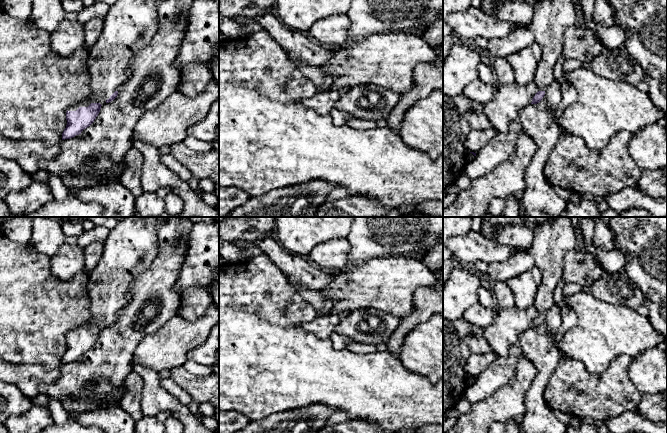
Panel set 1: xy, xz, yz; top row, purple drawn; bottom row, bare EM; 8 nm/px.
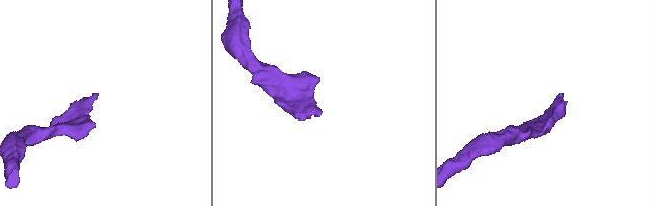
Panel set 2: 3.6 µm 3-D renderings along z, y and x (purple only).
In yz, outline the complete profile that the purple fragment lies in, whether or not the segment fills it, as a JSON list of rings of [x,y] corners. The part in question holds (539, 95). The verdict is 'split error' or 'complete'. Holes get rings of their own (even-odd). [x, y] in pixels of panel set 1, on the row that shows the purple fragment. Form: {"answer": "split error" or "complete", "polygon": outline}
{"answer": "split error", "polygon": [[[538,0],[533,4],[533,17],[528,28],[542,49],[542,59],[534,80],[538,92],[531,104],[539,103],[554,81],[554,66],[563,51],[565,30],[577,20],[572,0]]]}

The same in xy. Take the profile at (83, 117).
{"answer": "split error", "polygon": [[[117,0],[109,7],[108,13],[103,18],[103,29],[91,49],[86,64],[89,76],[90,93],[80,101],[72,104],[66,112],[67,125],[62,133],[62,140],[70,139],[89,127],[98,116],[101,106],[113,101],[118,91],[130,78],[130,61],[134,54],[145,47],[157,32],[159,19],[157,14],[157,0]]]}

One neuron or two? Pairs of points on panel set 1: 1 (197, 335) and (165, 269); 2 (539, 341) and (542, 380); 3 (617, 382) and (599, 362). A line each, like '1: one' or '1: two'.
1: two
2: one
3: two

